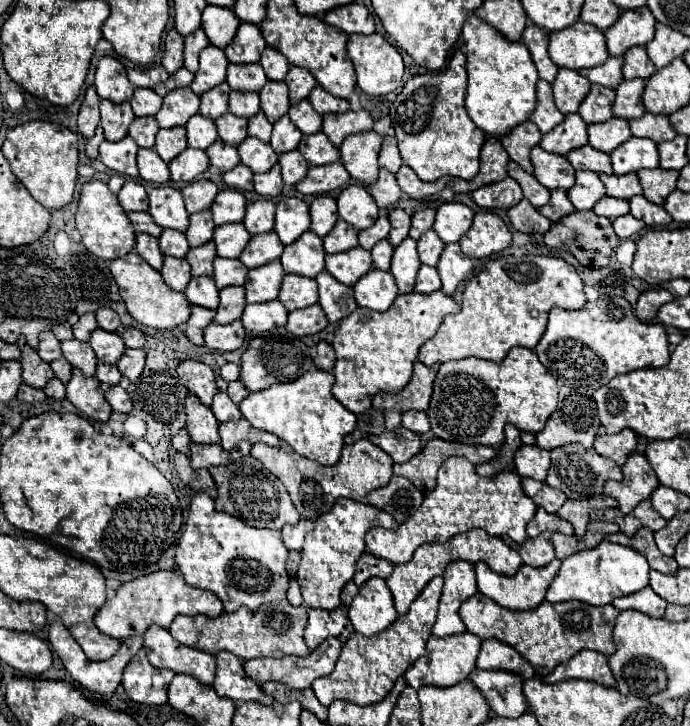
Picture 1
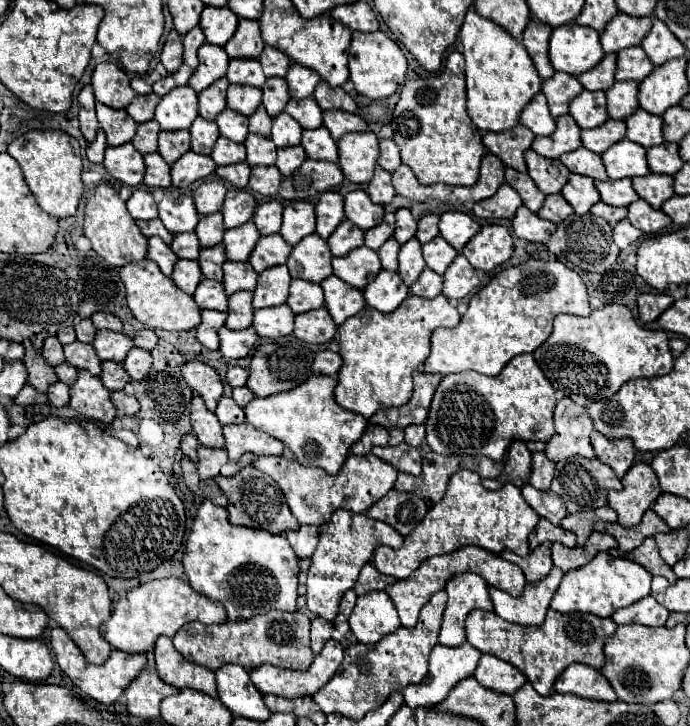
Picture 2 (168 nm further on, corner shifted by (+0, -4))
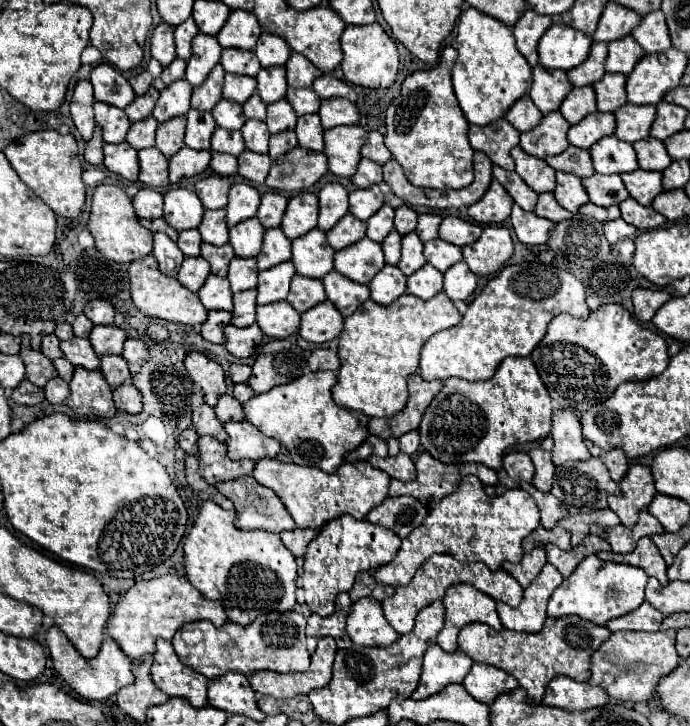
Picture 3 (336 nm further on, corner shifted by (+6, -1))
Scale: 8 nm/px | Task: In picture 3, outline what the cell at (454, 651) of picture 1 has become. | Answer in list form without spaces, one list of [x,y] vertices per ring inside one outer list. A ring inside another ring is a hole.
[[[433,644],[423,658],[423,672],[417,690],[413,692],[413,700],[425,700],[437,692],[441,692],[447,684],[463,682],[467,672],[471,670],[473,660],[469,656],[455,652],[445,652],[441,646]]]

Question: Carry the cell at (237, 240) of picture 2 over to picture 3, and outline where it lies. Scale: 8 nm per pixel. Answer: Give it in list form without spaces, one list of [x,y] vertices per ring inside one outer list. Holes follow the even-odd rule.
[[[249,218],[229,230],[229,242],[235,254],[241,258],[257,256],[261,252],[263,236],[265,236],[265,228],[261,226],[259,218]]]

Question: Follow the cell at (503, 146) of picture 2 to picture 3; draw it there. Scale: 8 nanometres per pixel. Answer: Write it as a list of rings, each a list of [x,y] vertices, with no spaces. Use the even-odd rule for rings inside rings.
[[[499,118],[487,126],[469,126],[469,142],[473,150],[485,152],[489,160],[505,170],[513,170],[511,148],[519,144],[519,130],[515,130],[505,118]]]

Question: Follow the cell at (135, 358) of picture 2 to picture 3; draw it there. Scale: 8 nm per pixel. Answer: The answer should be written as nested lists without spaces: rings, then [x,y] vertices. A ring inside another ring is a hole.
[[[127,338],[125,342],[125,350],[123,350],[123,358],[133,364],[133,362],[147,362],[149,358],[149,350],[147,350],[147,344],[141,340],[141,338]]]

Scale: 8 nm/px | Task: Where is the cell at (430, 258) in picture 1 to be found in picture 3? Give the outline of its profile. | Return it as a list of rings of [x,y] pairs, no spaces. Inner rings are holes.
[[[437,238],[437,240],[425,242],[425,258],[439,272],[445,272],[453,264],[461,262],[463,260],[463,254],[461,254],[461,248],[459,246],[453,246],[453,244]]]

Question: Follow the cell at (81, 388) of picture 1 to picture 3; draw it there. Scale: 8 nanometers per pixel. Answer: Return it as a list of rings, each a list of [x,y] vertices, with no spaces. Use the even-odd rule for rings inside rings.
[[[77,366],[69,386],[71,386],[71,394],[65,400],[65,404],[77,416],[111,418],[117,414],[115,404],[111,400],[113,388],[109,386],[109,382],[105,382],[99,370],[85,370]]]

